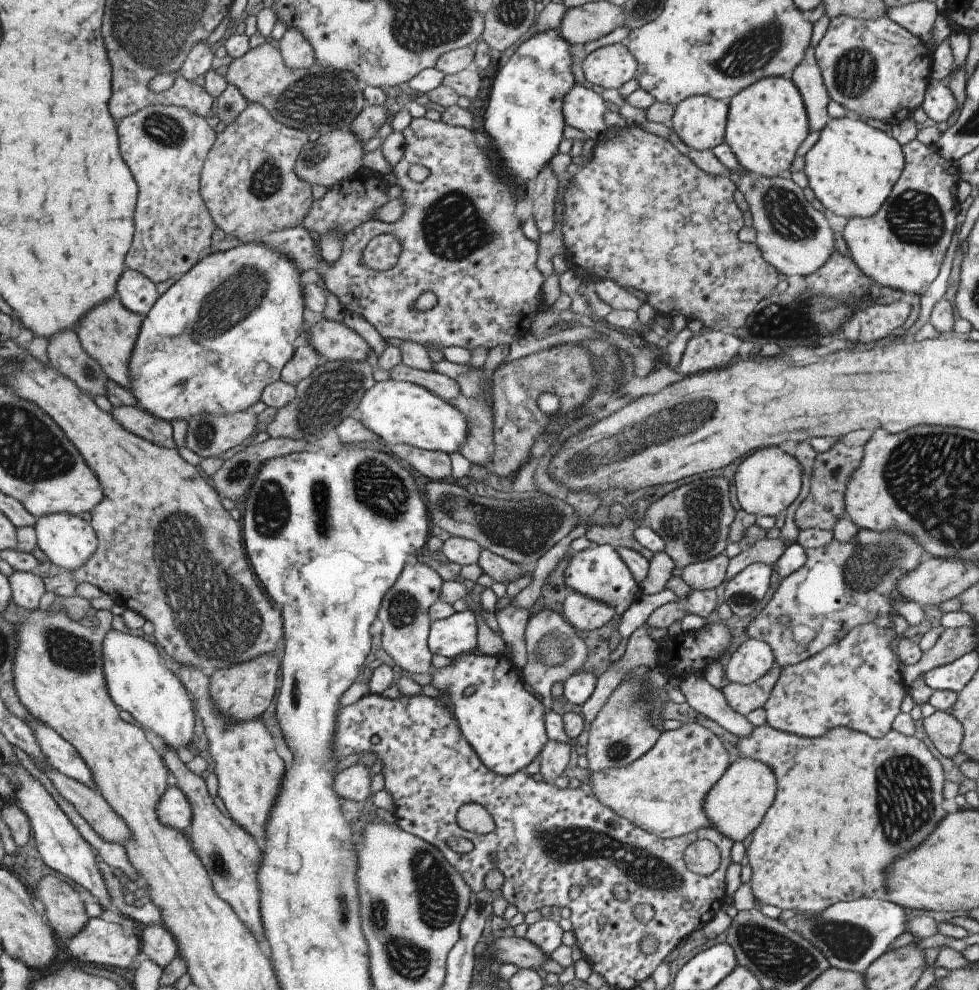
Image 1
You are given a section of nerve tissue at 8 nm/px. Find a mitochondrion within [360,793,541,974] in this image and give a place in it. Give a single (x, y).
(437, 894)

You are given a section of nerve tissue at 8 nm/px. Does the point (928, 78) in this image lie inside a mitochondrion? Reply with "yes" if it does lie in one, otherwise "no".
no

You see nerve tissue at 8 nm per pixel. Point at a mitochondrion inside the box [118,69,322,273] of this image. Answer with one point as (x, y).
(167, 131)

